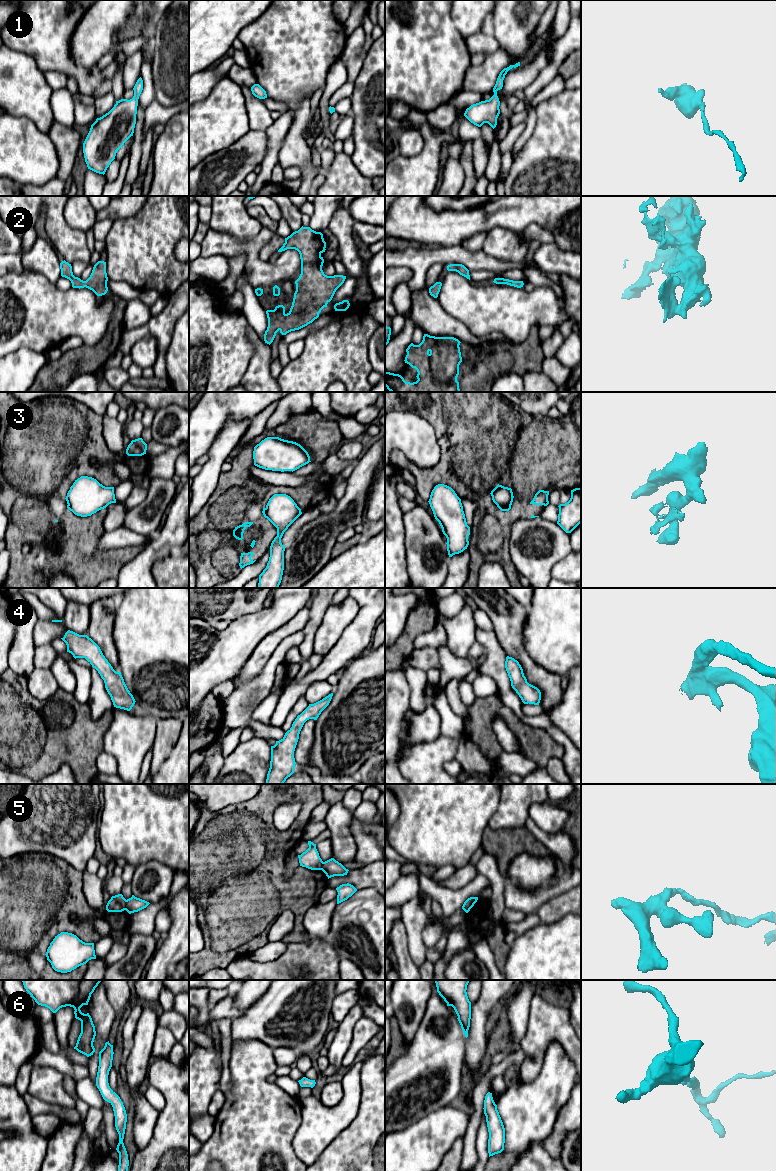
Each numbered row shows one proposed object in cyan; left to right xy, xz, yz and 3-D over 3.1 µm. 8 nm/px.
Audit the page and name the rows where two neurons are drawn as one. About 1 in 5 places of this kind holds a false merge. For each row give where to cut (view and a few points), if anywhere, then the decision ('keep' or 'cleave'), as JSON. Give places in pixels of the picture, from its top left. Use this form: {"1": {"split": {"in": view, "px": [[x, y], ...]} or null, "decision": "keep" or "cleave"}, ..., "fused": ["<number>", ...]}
{"1": {"split": null, "decision": "keep"}, "2": {"split": null, "decision": "keep"}, "3": {"split": {"in": "xz", "px": [[265, 508], [269, 519]]}, "decision": "cleave"}, "4": {"split": null, "decision": "keep"}, "5": {"split": {"in": "xy", "px": [[127, 900], [125, 909]]}, "decision": "cleave"}, "6": {"split": null, "decision": "keep"}, "fused": ["3", "5"]}

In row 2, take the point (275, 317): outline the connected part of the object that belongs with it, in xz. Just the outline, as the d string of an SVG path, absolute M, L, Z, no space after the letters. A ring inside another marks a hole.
M302 226L285 238L285 243L278 252L297 250L301 259L301 274L295 281L296 291L290 311L286 314L283 305L266 311L268 327L264 334L265 343L270 345L278 331L286 335L312 323L344 283L346 276L324 274L324 259L321 254L325 252L325 248L323 234L310 227Z

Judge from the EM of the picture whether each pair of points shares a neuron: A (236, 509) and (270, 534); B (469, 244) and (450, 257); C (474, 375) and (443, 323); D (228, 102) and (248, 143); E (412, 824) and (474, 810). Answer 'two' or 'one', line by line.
A: one
B: two
C: two
D: two
E: one

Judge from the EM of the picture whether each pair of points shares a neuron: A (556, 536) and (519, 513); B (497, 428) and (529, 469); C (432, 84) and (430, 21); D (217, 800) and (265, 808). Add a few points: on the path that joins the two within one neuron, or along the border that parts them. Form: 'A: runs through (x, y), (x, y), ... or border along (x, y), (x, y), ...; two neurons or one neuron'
A: border along (538, 516), (518, 519), (510, 533); two neurons
B: runs through (508, 439), (515, 441), (529, 455), (529, 458); one neuron
C: runs through (430, 68), (430, 37); one neuron
D: border along (257, 794), (245, 801), (229, 804), (214, 812); two neurons

